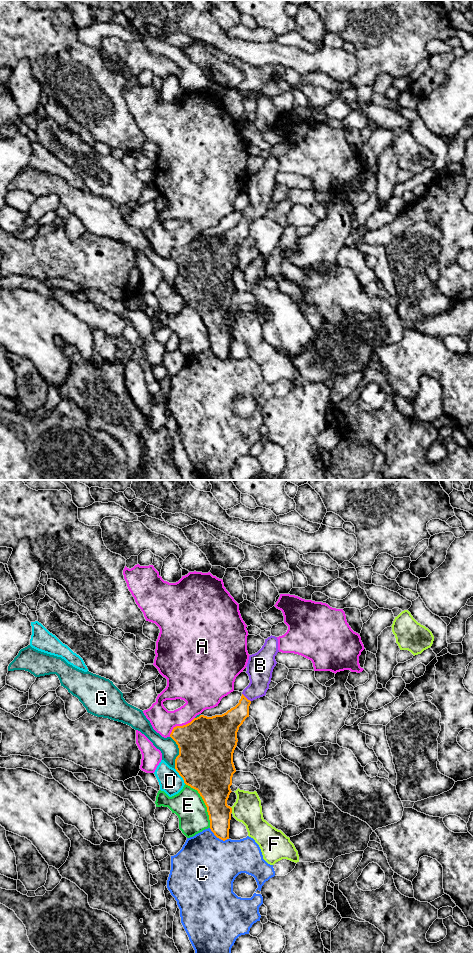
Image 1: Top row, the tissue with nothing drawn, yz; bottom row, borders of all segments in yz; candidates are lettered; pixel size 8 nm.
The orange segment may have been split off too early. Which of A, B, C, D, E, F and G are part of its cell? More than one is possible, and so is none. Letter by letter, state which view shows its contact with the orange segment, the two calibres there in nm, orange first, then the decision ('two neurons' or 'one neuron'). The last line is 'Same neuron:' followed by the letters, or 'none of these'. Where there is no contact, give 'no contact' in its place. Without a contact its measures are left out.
A: contact in yz; calibres 420 and 190 nm; two neurons
B: contact in yz; calibres 180 and 200 nm; one neuron
C: contact in yz; calibres 180 and 480 nm; two neurons
D: contact in yz; calibres 440 and 180 nm; two neurons
E: contact in yz; calibres 360 and 240 nm; two neurons
F: contact in yz; calibres 260 and 220 nm; two neurons
G: contact in yz; calibres 460 and 140 nm; two neurons
Same neuron: B

